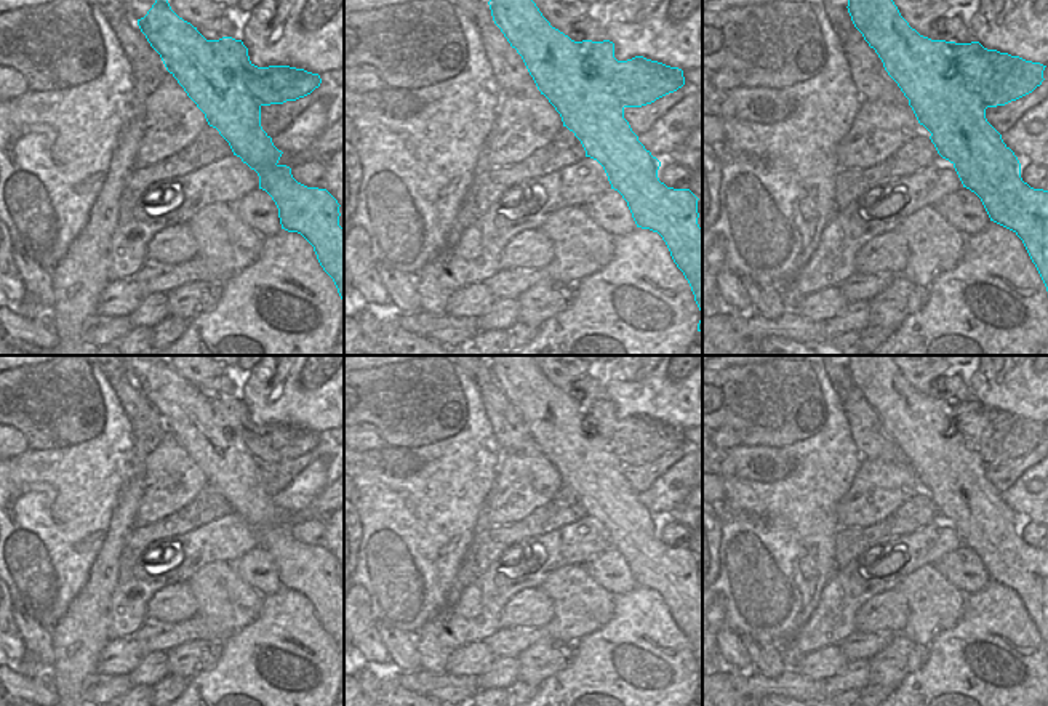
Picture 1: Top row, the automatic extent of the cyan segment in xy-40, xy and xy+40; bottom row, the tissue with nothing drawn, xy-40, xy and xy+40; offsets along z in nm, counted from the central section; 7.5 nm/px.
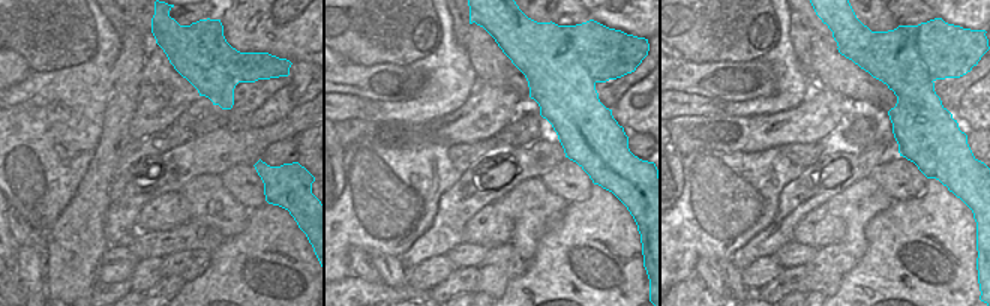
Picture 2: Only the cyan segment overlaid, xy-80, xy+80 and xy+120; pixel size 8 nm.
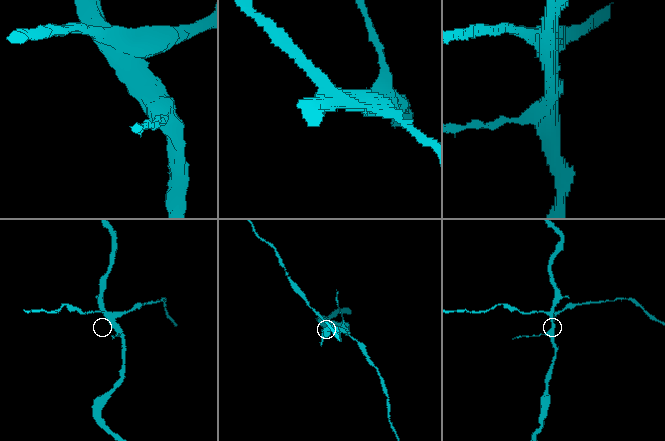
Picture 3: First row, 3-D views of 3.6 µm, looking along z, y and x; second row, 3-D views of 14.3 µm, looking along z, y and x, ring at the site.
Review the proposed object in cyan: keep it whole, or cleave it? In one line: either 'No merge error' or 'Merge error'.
Merge error

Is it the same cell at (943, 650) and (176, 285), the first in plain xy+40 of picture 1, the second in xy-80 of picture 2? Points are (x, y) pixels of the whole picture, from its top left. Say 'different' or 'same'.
different

